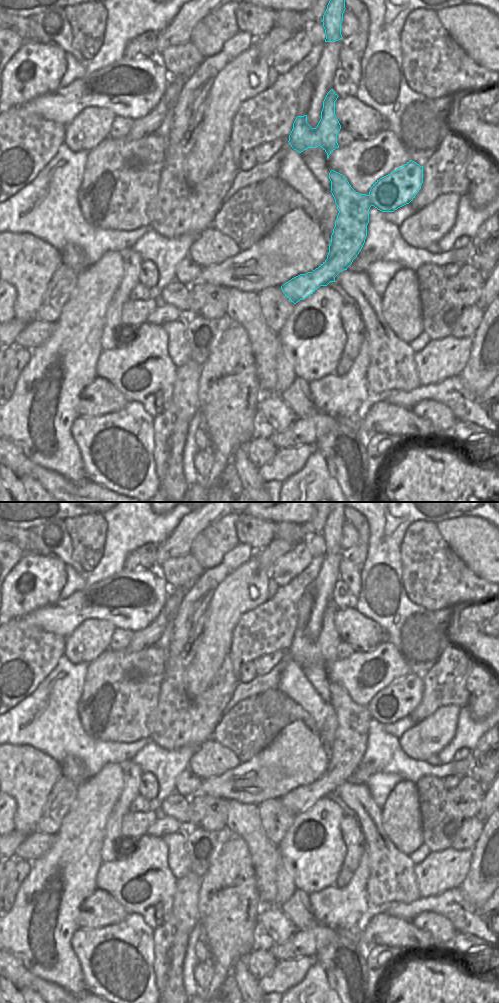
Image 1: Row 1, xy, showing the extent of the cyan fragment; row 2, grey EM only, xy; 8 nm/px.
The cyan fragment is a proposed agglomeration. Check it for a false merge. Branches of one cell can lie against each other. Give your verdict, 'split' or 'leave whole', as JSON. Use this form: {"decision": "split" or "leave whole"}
{"decision": "split"}

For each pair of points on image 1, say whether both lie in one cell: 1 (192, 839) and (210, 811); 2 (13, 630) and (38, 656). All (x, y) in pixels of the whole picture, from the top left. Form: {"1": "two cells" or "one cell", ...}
{"1": "two cells", "2": "one cell"}

